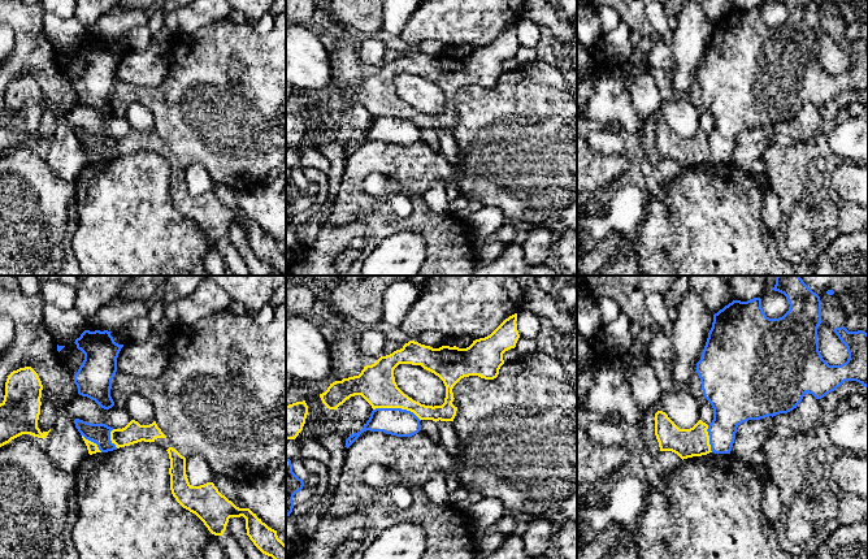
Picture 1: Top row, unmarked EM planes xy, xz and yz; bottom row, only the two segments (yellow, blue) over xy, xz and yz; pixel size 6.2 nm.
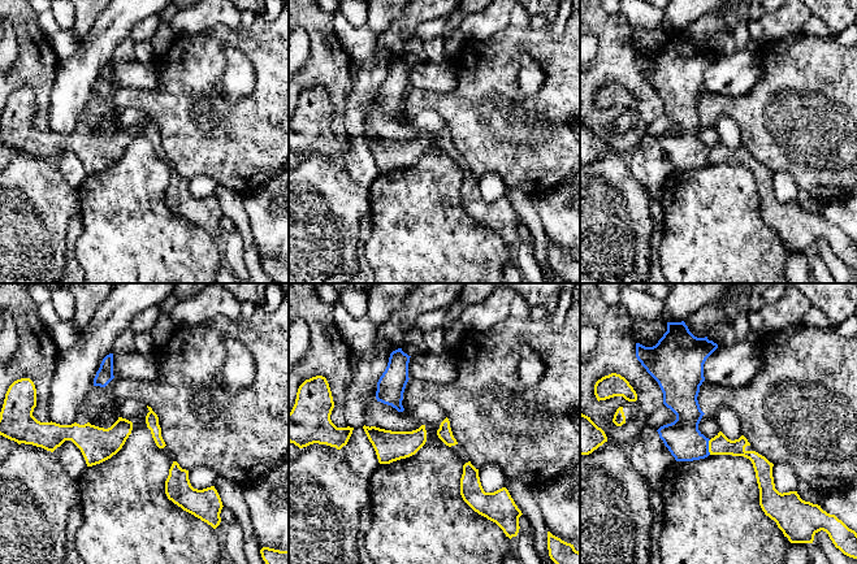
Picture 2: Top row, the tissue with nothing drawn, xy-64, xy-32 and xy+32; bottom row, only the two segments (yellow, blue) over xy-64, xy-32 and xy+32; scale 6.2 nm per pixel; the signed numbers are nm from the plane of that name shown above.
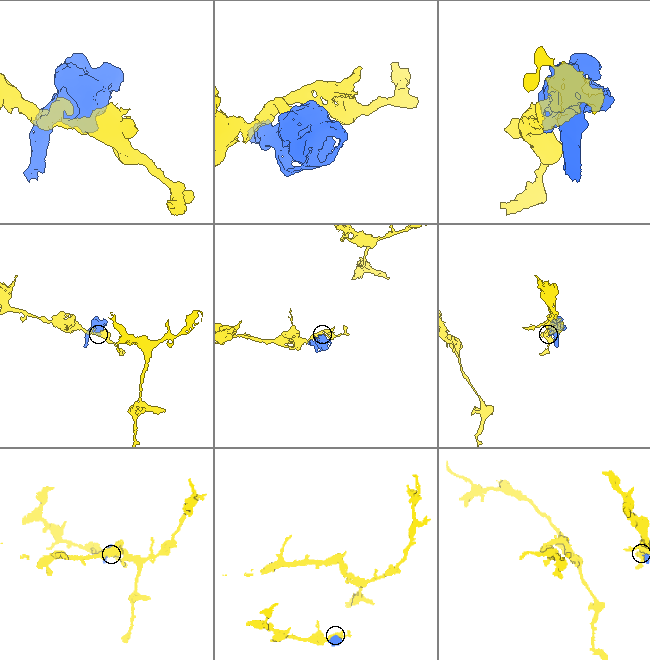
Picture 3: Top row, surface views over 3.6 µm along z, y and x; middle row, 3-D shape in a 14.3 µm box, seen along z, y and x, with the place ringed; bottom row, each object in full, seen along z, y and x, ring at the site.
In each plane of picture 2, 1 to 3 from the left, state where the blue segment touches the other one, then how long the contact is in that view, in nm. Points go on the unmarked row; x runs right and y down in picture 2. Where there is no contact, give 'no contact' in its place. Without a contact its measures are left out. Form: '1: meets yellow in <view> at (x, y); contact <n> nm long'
1: no contact
2: no contact
3: meets yellow in xy+32 at (709, 156); contact 100 nm long

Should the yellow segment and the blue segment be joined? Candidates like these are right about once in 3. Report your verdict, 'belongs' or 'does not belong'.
does not belong

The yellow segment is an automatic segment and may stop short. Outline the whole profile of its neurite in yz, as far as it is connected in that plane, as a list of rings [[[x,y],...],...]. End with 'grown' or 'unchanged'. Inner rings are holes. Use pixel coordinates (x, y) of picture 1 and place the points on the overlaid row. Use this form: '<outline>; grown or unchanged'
[[[665,412],[655,413],[655,436],[660,451],[672,451],[682,460],[712,452],[707,429],[708,425],[702,420],[690,429],[680,429]]]; unchanged

